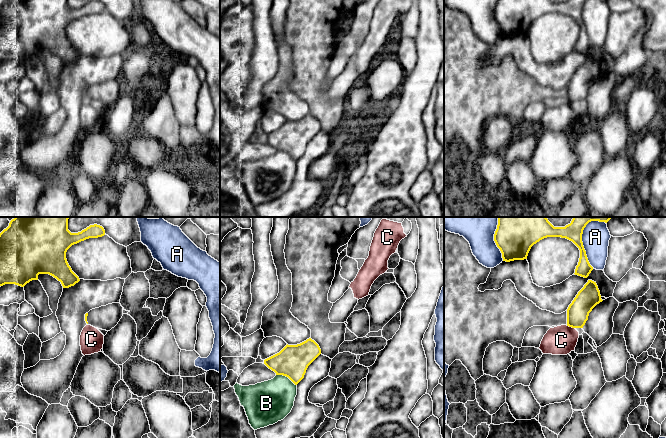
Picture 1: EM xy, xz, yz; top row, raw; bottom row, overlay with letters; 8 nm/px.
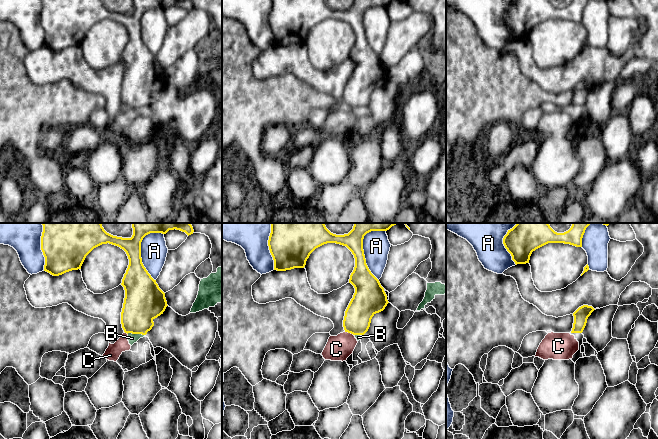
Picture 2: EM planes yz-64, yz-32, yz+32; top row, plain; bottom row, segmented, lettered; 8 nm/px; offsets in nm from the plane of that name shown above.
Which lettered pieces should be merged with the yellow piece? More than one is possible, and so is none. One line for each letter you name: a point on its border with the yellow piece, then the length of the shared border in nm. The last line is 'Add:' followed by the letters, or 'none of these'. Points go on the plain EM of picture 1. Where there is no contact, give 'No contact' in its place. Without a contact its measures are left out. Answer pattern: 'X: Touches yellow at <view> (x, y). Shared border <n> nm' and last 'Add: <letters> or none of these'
Add: none of these

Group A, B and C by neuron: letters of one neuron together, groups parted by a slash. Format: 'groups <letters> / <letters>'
groups A / B C

